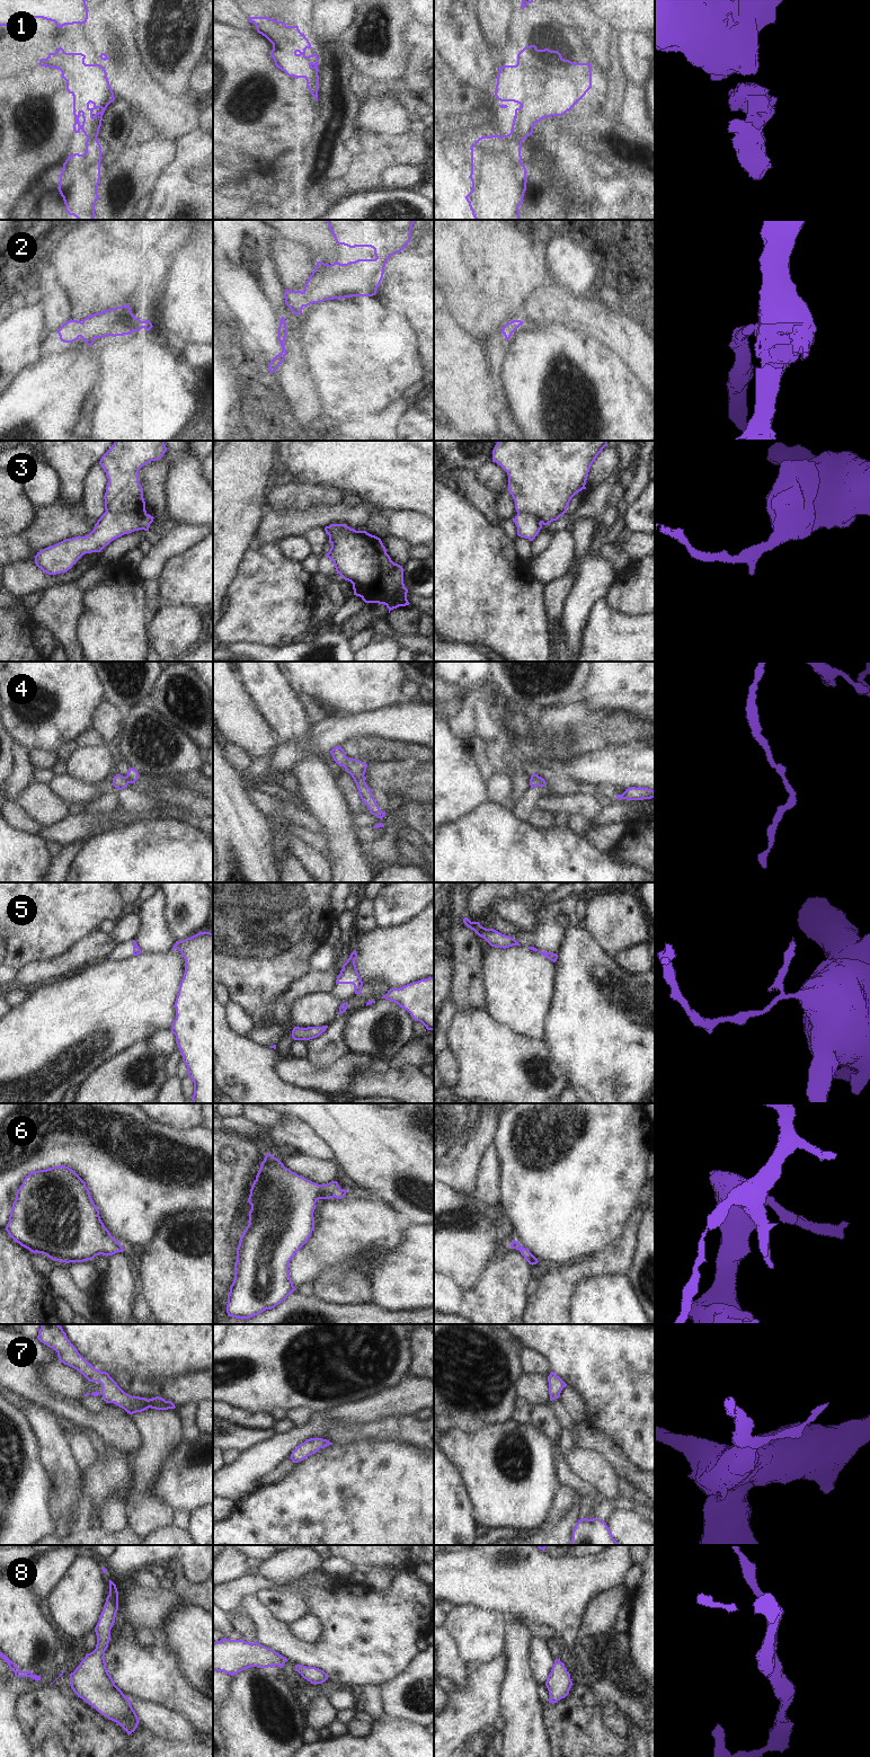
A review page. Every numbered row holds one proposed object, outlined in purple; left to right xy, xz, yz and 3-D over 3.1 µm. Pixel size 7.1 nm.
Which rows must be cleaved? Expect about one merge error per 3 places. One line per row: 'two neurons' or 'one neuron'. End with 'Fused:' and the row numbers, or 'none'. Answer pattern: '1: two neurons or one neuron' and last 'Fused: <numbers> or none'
1: one neuron
2: one neuron
3: two neurons
4: one neuron
5: two neurons
6: one neuron
7: one neuron
8: one neuron
Fused: 3, 5

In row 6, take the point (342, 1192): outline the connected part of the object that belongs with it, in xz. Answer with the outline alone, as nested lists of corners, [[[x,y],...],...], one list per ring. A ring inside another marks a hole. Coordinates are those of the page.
[[[266,1154],[247,1201],[251,1205],[249,1224],[237,1248],[234,1279],[228,1295],[228,1316],[250,1319],[274,1308],[295,1290],[288,1275],[288,1264],[311,1236],[316,1203],[334,1197],[341,1199],[346,1192],[337,1181],[327,1184],[314,1183],[285,1168],[272,1154]]]

